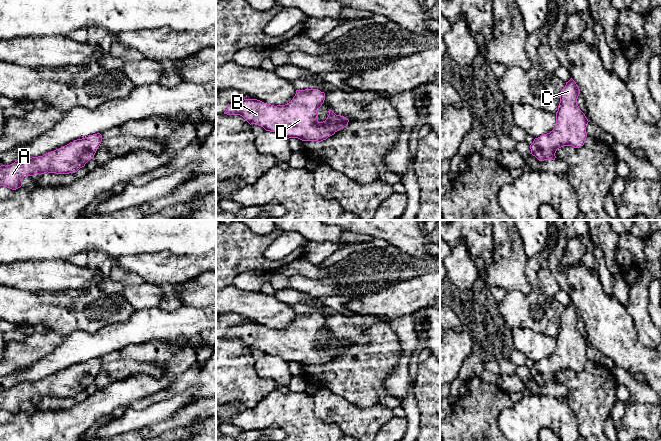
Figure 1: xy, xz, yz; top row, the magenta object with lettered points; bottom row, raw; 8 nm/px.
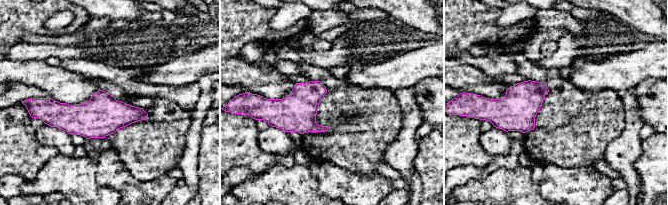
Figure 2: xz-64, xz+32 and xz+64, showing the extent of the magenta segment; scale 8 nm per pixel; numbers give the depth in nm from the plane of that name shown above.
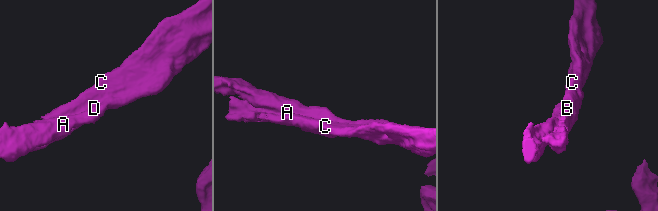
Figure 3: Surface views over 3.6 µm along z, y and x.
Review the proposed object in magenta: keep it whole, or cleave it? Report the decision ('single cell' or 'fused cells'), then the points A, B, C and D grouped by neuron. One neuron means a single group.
single cell; groups A B C D

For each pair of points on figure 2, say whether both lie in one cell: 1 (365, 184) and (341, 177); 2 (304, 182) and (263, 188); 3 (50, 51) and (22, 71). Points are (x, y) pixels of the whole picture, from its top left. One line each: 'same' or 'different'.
1: same
2: same
3: different

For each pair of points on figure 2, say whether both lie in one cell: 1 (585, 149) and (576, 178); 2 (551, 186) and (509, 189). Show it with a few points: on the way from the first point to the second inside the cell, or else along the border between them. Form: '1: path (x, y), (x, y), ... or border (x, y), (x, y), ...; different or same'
1: border (556, 165), (595, 169); different
2: border (539, 184), (539, 192), (541, 194); different

